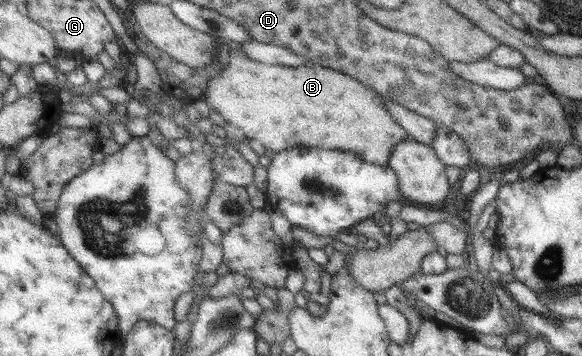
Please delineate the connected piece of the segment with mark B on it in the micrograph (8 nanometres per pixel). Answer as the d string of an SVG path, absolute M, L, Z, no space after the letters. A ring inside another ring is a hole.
M230 49L227 66L212 77L207 89L202 91L202 96L205 97L206 105L219 112L226 123L244 131L242 134L247 139L256 139L266 151L273 153L290 149L294 145L334 147L342 151L352 151L366 163L387 165L392 147L408 136L406 130L388 114L381 94L350 78L344 72L322 67L318 63L280 67L252 61L242 51Z

